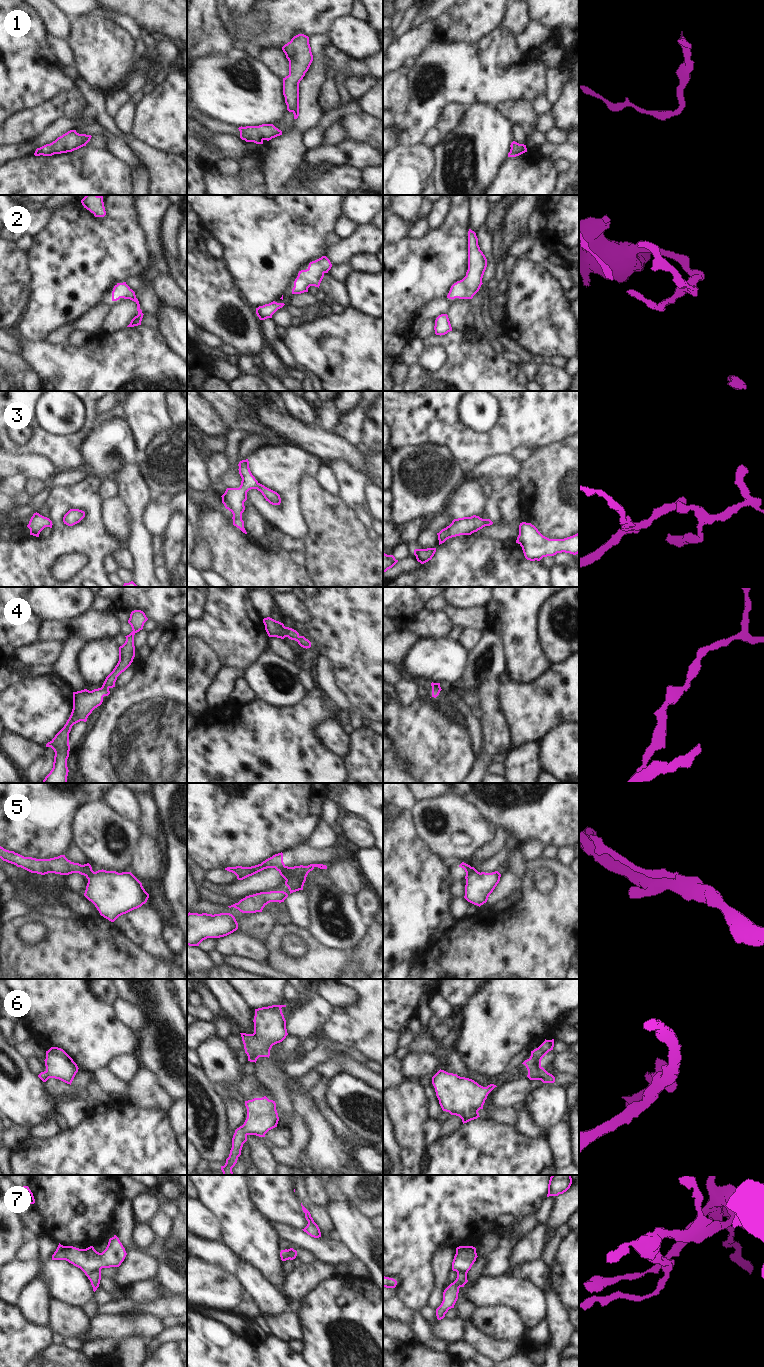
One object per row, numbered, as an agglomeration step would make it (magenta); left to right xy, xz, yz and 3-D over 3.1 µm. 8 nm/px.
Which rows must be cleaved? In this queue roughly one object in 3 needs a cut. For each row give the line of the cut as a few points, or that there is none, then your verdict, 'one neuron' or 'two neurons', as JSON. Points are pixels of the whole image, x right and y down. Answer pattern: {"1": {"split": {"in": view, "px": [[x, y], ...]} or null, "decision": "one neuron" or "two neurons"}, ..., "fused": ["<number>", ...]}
{"1": {"split": null, "decision": "one neuron"}, "2": {"split": null, "decision": "one neuron"}, "3": {"split": null, "decision": "one neuron"}, "4": {"split": null, "decision": "one neuron"}, "5": {"split": {"in": "xy", "px": [[91, 868], [86, 876]]}, "decision": "two neurons"}, "6": {"split": null, "decision": "one neuron"}, "7": {"split": {"in": "xy", "px": [[100, 1269], [92, 1271], [87, 1276]]}, "decision": "two neurons"}, "fused": ["5", "7"]}

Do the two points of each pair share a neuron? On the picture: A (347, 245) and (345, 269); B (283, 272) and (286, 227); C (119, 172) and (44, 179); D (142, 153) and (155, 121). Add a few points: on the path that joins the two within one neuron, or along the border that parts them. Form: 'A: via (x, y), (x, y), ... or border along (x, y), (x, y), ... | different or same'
A: border along (348, 262), (332, 266) | different
B: via (283, 261), (283, 238) | same
C: via (100, 179), (63, 179) | same
D: border along (132, 133), (167, 153) | different

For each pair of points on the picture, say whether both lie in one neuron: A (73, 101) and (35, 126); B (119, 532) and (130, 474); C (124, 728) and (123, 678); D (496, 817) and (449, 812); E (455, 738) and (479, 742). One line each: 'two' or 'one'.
A: one
B: two
C: two
D: two
E: two

